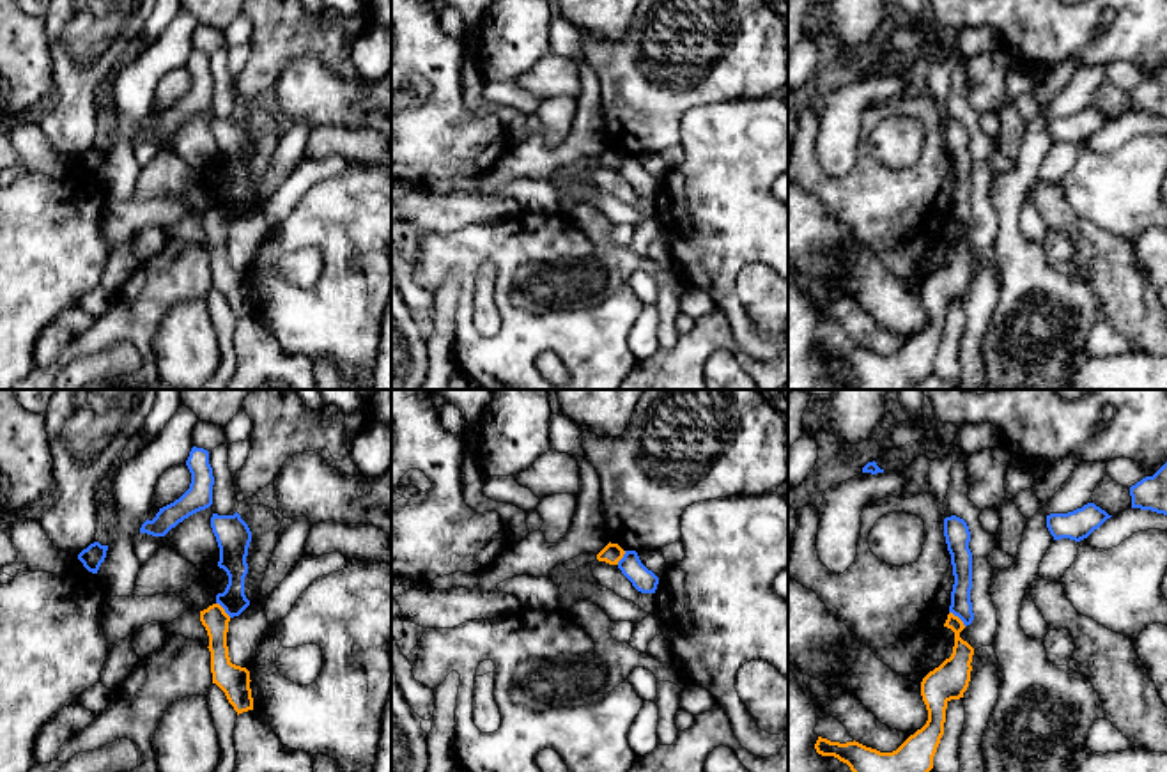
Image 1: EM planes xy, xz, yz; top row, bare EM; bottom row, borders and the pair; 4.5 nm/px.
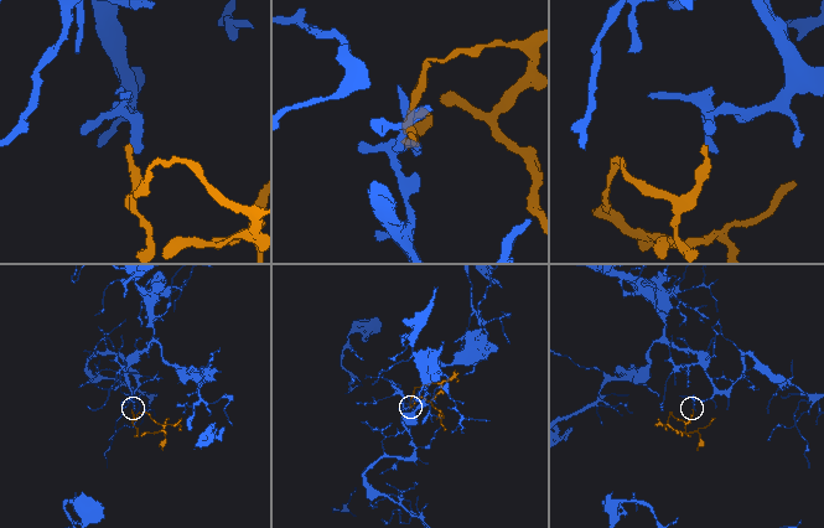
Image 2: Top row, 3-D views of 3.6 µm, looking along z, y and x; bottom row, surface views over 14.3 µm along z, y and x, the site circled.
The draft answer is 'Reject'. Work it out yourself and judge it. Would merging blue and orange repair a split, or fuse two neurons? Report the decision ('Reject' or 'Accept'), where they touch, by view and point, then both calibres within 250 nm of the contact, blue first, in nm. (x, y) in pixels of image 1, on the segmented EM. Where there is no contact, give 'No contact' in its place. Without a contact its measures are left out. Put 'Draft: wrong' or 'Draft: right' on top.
Draft: right
Reject. Touches blue at yz (958, 617). Thickness 100 nm (blue) against 140 nm

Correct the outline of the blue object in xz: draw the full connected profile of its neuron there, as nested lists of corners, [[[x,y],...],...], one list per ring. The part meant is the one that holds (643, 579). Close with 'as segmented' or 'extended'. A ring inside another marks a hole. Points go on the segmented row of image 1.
[[[625,551],[623,558],[618,561],[618,568],[638,591],[655,593],[659,577],[641,563],[636,551]]]; as segmented

